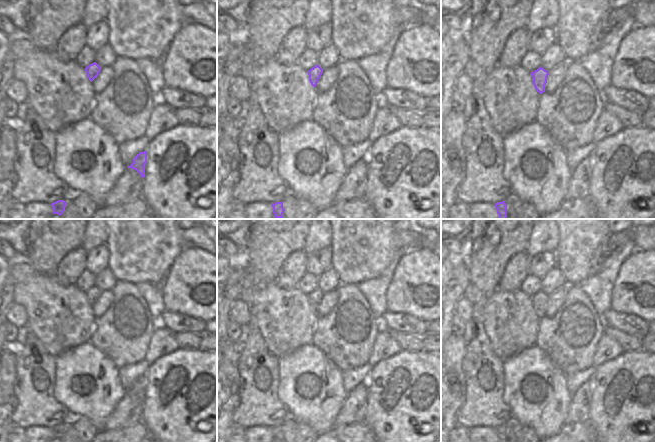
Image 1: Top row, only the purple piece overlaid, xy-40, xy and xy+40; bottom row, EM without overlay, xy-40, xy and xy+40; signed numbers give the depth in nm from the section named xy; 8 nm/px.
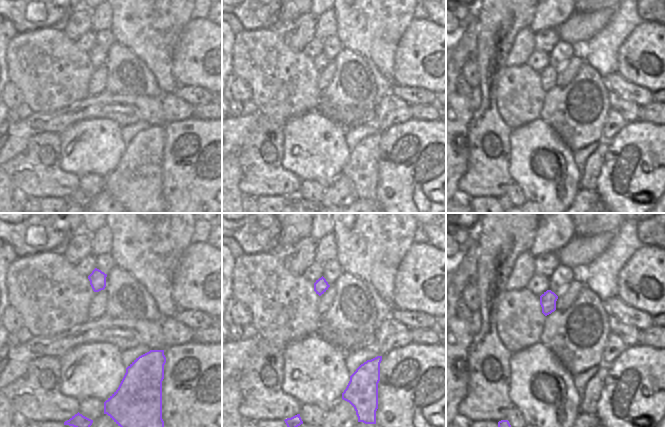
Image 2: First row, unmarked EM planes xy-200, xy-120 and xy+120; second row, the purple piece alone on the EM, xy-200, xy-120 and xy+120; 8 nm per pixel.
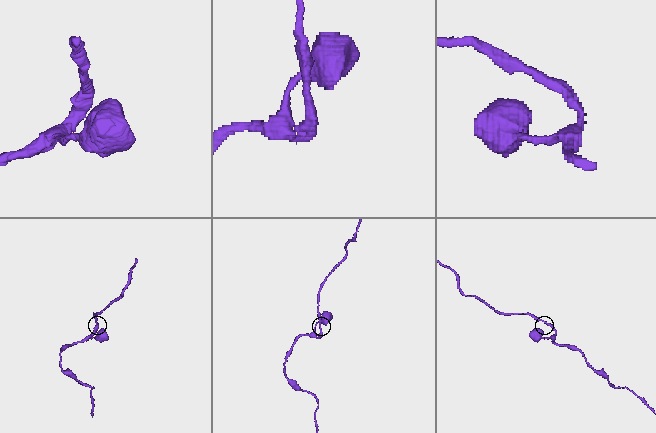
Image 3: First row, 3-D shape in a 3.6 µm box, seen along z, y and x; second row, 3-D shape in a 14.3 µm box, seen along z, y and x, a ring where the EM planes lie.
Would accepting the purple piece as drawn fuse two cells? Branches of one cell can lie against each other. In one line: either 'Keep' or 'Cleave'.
Keep

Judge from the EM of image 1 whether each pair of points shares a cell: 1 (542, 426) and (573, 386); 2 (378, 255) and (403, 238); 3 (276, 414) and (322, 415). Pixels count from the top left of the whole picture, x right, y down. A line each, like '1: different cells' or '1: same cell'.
1: different cells
2: different cells
3: different cells

